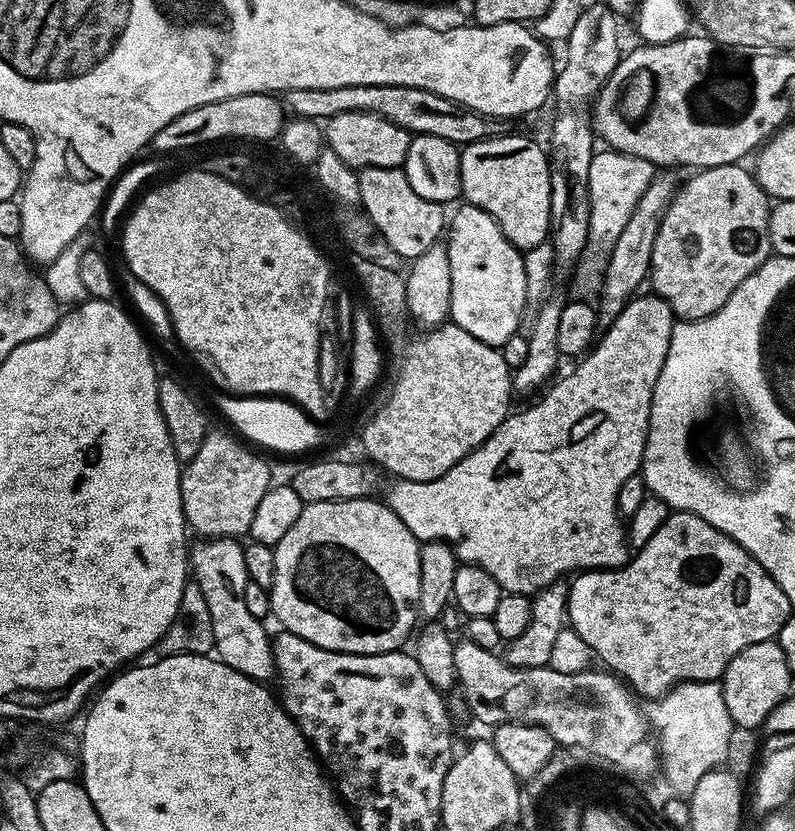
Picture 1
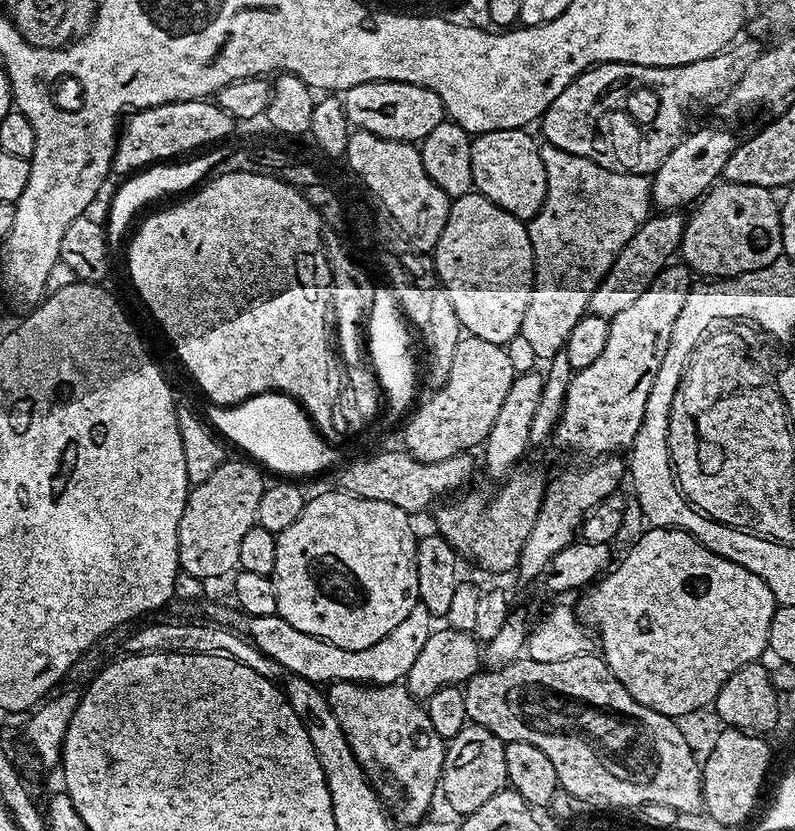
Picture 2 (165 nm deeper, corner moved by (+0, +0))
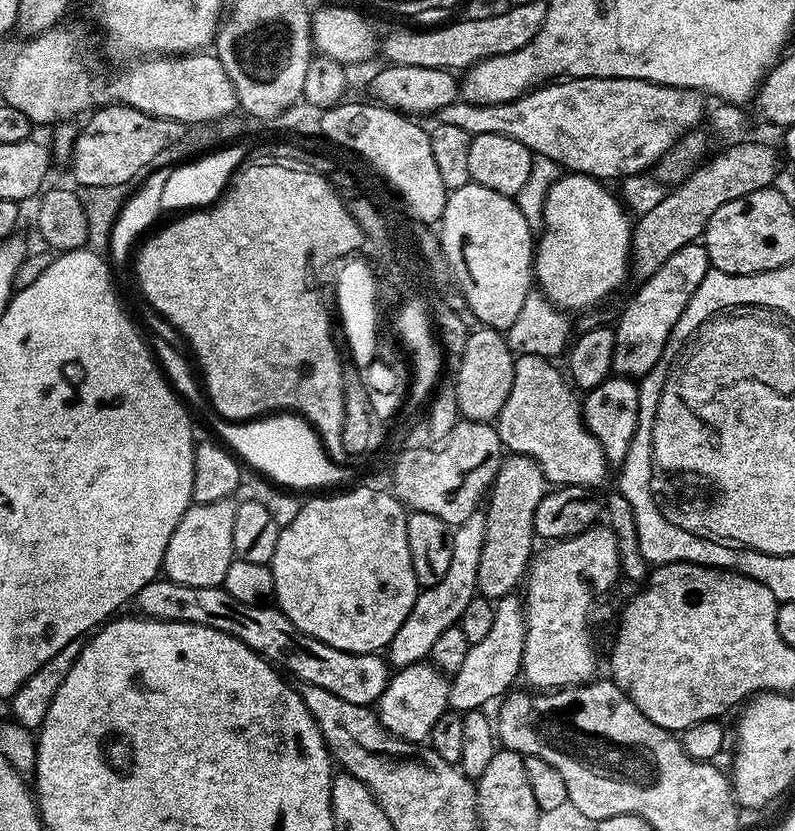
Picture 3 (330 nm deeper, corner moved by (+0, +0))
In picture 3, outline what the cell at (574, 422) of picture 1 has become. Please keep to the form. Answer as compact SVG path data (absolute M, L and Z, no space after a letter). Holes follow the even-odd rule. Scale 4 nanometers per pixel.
M703 243L687 244L682 250L674 250L663 266L658 266L656 273L639 285L620 321L614 324L616 345L612 366L619 375L642 378L654 370L662 358L670 330L674 330L674 322L678 322L682 310L686 310L686 302L690 302L694 290L698 290L698 282L706 278L709 267L708 251Z

